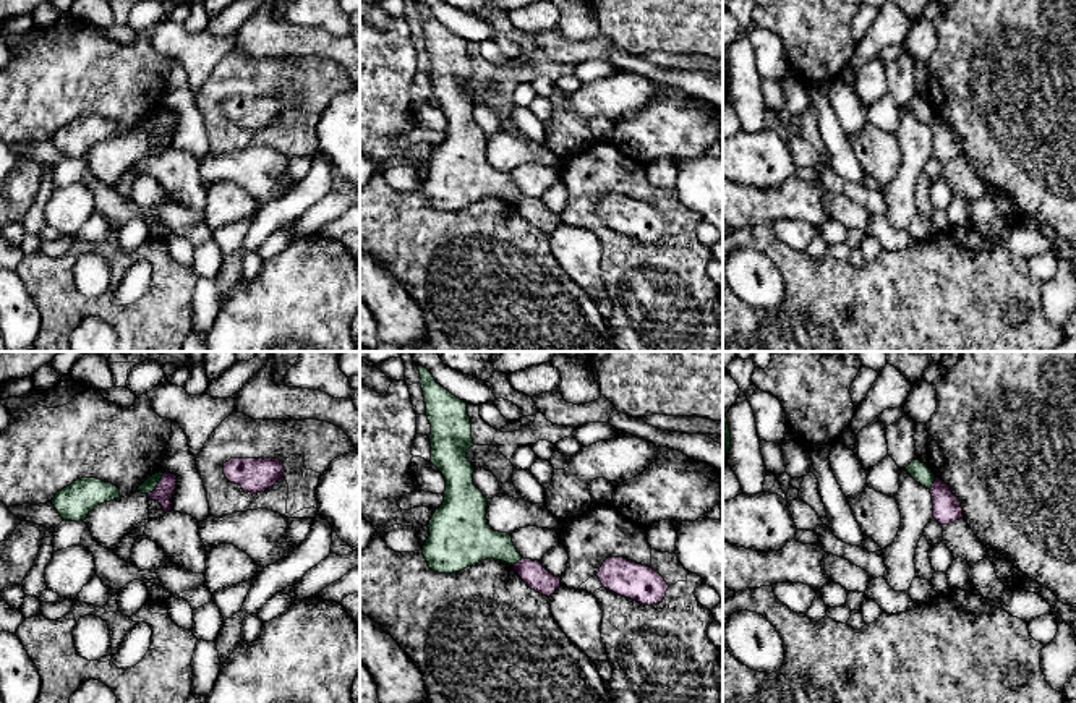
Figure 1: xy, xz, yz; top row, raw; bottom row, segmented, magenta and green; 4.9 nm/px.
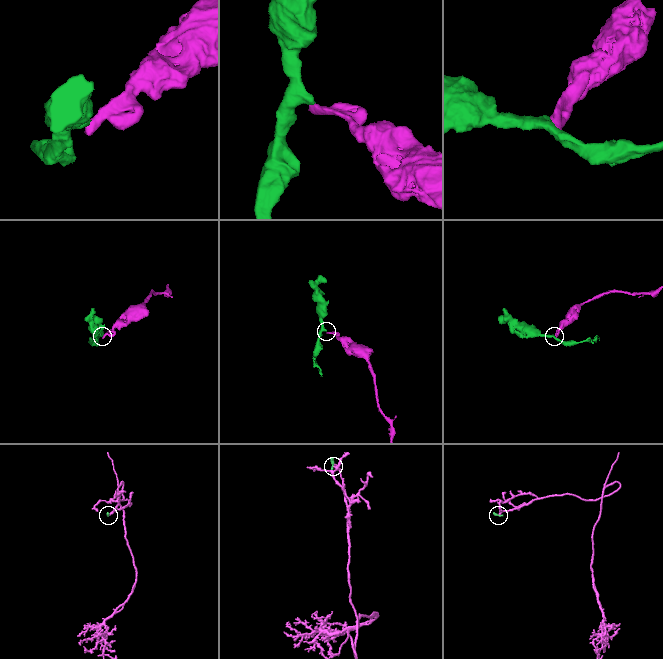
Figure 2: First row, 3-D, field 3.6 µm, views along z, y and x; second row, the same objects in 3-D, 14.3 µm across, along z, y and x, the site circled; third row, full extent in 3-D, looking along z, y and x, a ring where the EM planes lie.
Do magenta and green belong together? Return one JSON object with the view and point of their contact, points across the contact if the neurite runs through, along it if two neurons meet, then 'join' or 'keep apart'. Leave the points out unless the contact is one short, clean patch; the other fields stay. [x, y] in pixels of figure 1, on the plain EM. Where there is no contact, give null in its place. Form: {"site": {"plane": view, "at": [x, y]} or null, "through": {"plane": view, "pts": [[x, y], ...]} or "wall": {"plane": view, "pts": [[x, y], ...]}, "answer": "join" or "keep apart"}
{"site": {"plane": "xy", "at": [157, 122]}, "wall": {"plane": "xy", "pts": [[164, 110], [148, 132]]}, "answer": "keep apart"}

